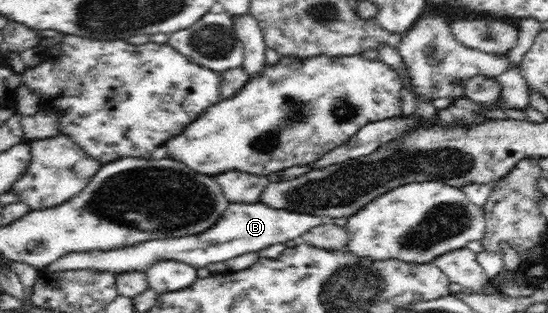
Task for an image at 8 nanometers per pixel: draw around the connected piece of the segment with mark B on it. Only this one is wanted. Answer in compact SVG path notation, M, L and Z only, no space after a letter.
M233 202L227 206L216 224L201 234L167 240L152 240L140 243L134 248L68 254L68 256L62 256L54 264L45 267L44 270L47 272L62 272L64 270L98 269L118 274L128 271L145 271L154 262L164 259L185 262L195 269L204 268L208 264L226 262L230 258L250 254L250 252L258 252L262 248L268 248L275 244L284 245L290 240L296 241L305 232L315 226L324 224L327 220L326 217L274 210L260 202L244 204Z

